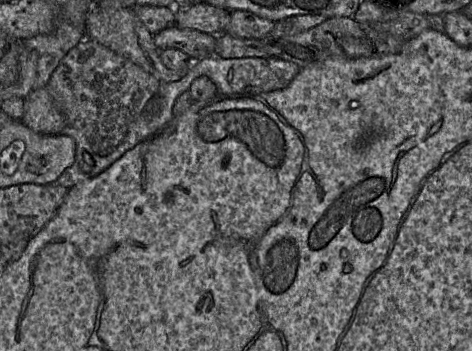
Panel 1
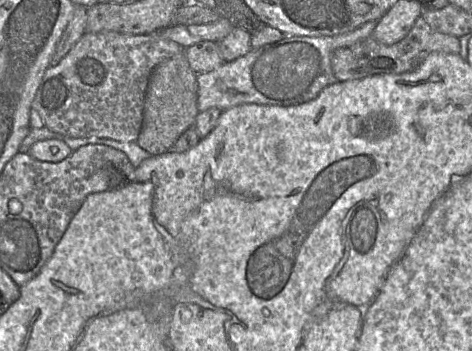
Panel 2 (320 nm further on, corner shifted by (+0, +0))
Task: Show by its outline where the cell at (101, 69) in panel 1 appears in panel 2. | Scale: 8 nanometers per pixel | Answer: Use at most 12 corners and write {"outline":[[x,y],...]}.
{"outline":[[86,32],[32,108],[65,136],[137,141],[160,36]]}

